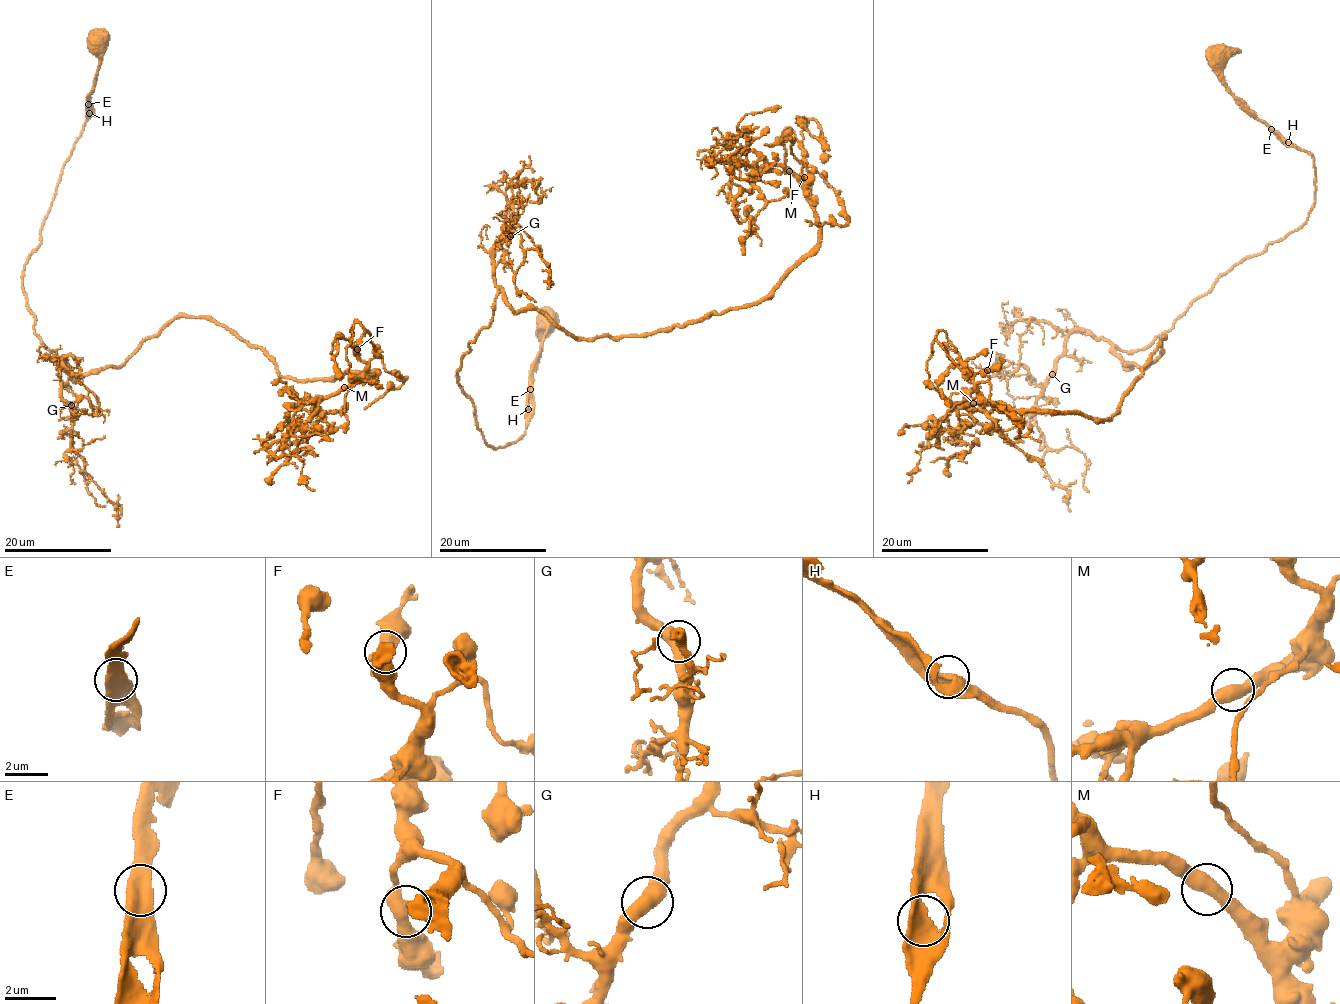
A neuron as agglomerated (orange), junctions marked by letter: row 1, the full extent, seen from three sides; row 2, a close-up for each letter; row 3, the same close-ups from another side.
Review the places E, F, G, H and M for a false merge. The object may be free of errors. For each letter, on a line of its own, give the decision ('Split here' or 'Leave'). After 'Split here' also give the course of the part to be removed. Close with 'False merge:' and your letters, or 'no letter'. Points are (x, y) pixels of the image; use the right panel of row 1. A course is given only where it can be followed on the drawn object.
E: Leave
F: Leave
G: Leave
H: Leave
M: Leave
False merge: no letter

